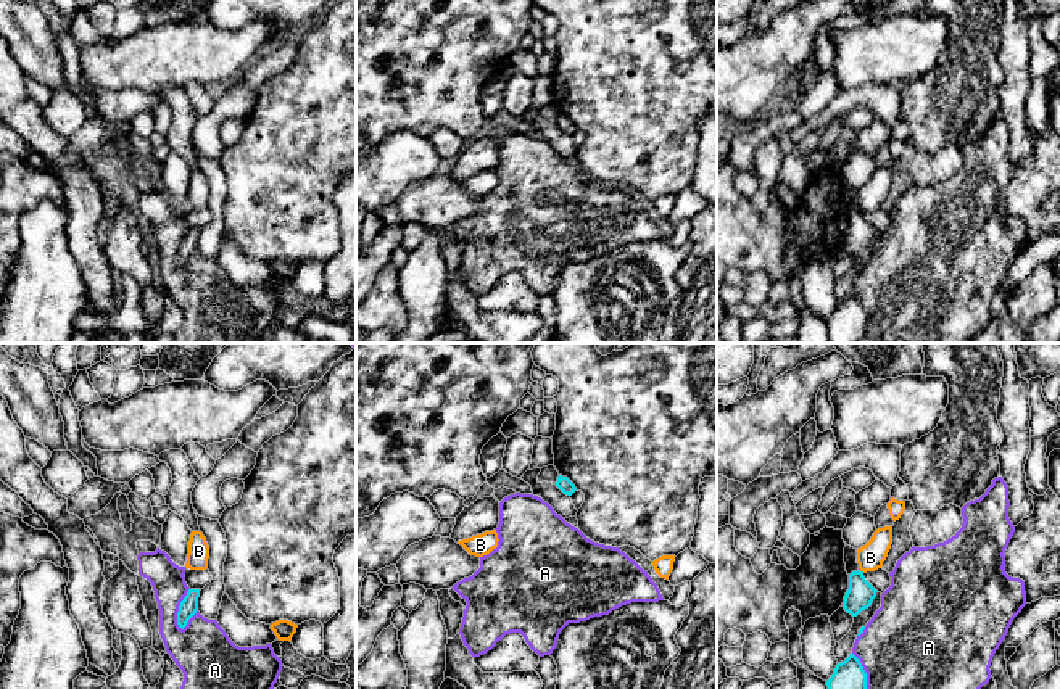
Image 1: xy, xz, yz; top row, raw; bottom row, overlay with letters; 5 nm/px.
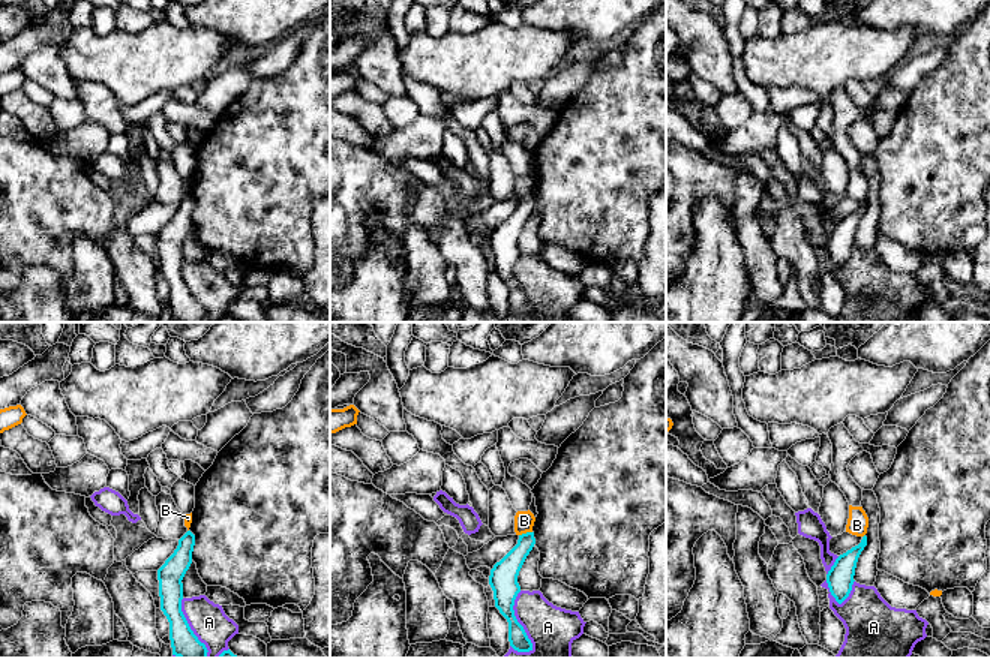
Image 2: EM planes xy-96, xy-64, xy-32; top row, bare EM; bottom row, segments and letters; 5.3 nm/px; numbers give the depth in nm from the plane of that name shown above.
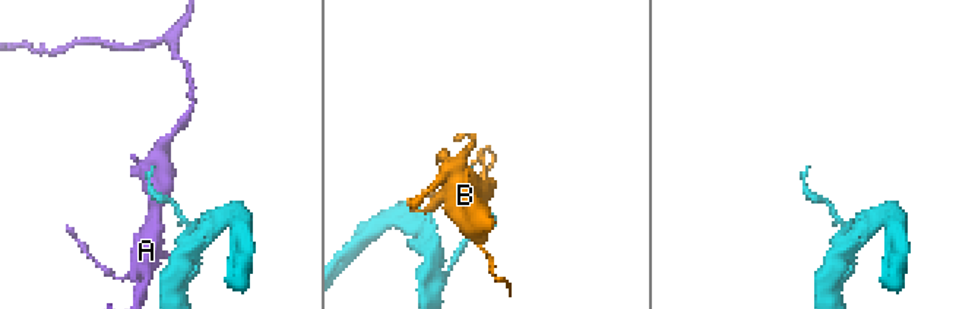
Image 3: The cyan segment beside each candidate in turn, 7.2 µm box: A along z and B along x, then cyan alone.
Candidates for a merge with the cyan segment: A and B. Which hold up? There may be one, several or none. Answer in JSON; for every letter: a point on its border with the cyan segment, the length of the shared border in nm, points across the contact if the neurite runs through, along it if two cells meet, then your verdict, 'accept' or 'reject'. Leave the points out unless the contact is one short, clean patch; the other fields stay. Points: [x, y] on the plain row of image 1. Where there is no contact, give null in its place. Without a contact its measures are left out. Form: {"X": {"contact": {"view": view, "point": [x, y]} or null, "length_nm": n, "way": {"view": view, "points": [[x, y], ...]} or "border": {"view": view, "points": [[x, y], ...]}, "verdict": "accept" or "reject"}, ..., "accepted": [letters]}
{"A": {"contact": {"view": "xy", "point": [179, 248]}, "length_nm": 220, "verdict": "reject"}, "B": {"contact": {"view": "yz", "point": [862, 211]}, "length_nm": 30, "border": {"view": "yz", "points": [[859, 210], [864, 211]]}, "verdict": "reject"}, "accepted": []}

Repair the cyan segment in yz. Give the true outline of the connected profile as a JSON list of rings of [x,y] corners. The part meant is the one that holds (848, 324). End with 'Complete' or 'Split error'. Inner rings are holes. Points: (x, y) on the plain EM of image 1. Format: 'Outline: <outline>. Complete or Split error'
Outline: [[[851,291],[836,304],[826,325],[830,343],[859,343],[867,330],[867,312],[860,299]]]. Complete

